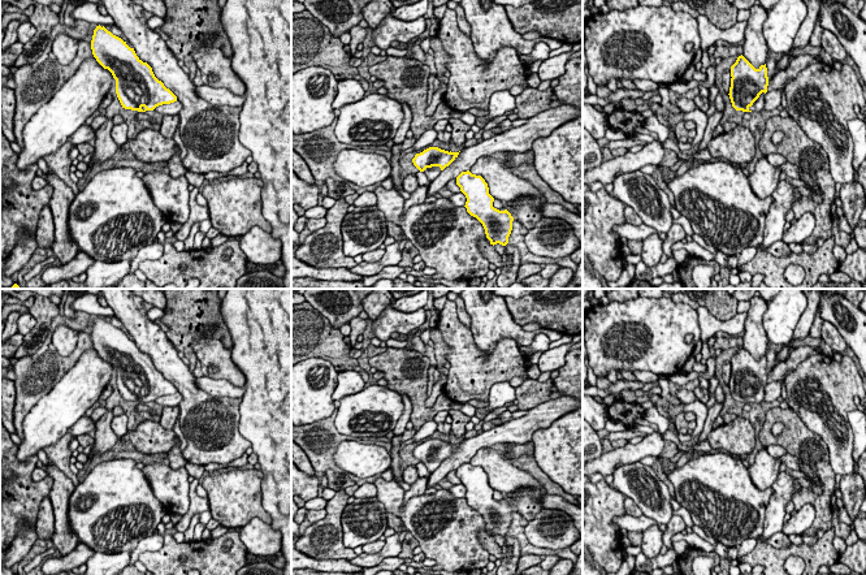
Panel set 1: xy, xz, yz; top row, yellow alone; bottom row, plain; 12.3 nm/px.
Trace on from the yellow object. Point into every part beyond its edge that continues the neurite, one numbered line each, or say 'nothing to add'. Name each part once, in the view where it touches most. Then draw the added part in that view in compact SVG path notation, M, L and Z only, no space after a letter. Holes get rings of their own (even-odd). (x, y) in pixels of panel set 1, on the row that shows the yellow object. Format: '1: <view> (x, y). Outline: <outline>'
1: yz (758, 106). Outline: M762 92L759 95L759 98L753 103L753 105L749 107L749 111L752 111L752 112L759 112L759 113L765 112L765 92Z

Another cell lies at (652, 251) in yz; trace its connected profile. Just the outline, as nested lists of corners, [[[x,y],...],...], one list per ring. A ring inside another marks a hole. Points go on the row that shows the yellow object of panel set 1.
[[[654,233],[642,242],[641,261],[648,267],[654,267],[661,261],[662,255],[663,241],[659,233]]]

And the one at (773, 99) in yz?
[[[785,86],[765,94],[765,111],[774,111],[781,105],[781,94],[784,92],[784,87]]]

